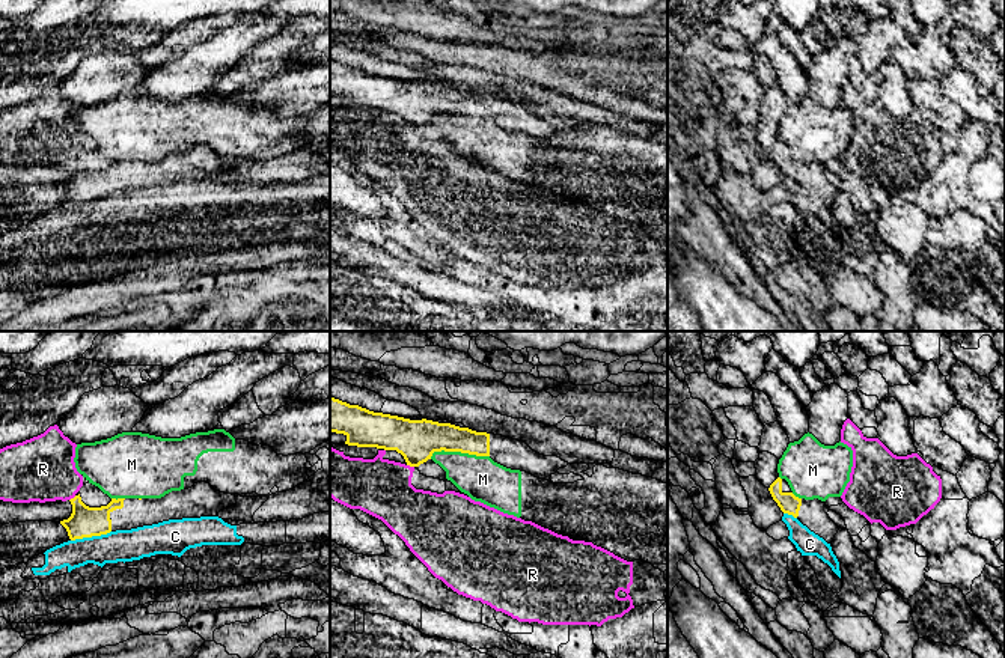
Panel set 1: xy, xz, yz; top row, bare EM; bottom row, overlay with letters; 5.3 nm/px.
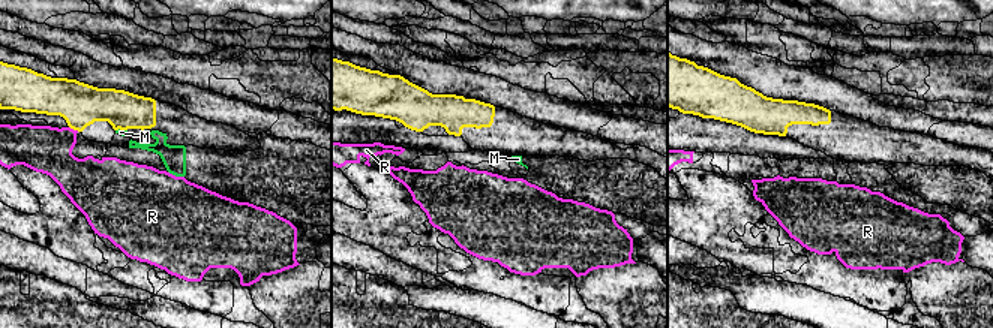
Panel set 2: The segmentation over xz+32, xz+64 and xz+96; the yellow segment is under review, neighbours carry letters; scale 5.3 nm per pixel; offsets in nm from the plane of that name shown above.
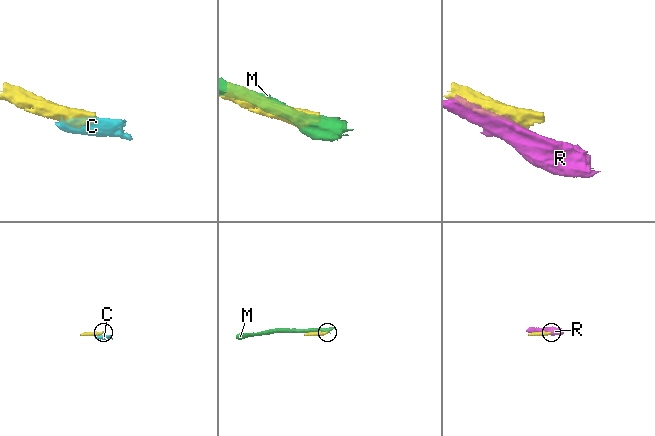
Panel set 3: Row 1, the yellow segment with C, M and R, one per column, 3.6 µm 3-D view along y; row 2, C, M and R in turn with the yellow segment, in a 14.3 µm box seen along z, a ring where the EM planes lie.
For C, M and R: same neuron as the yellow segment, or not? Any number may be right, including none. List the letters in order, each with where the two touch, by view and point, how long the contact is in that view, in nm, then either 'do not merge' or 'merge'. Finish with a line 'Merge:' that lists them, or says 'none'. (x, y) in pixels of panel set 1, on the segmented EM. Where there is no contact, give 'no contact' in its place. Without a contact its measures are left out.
C: xy (91, 536) | 220 nm | do not merge
M: xz (458, 450) | 320 nm | do not merge
R: xz (410, 466) | 40 nm | do not merge
Merge: none

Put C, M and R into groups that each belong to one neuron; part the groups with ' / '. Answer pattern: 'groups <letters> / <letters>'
groups C / M / R

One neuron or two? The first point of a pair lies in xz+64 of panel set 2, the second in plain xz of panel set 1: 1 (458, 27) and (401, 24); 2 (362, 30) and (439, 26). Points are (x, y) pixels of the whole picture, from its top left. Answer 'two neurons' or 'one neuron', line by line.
1: one neuron
2: two neurons

